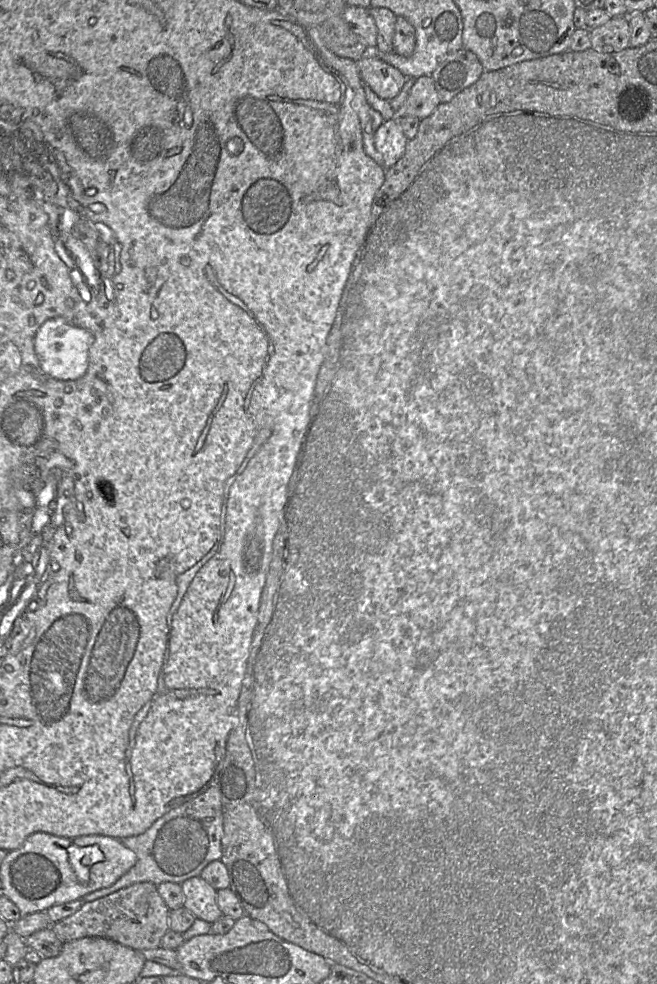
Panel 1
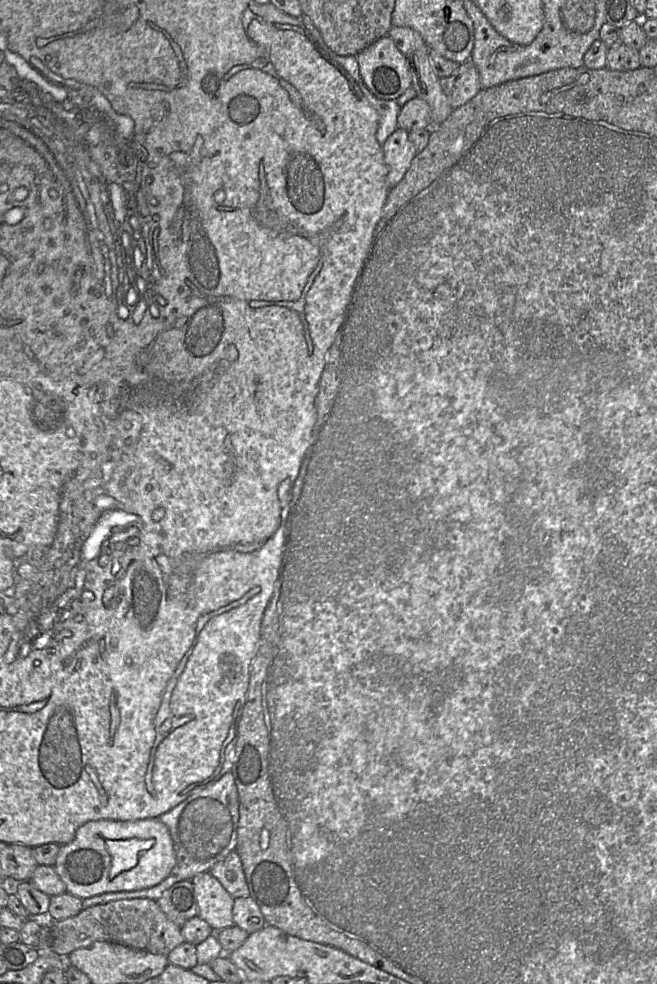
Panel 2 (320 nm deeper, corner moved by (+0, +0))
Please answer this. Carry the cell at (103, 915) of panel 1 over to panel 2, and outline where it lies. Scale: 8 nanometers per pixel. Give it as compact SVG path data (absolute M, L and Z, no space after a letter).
M149 898L115 900L82 909L77 915L50 921L49 950L61 956L87 947L96 941L107 941L130 948L167 956L185 940L181 927L173 923L160 909L157 901Z

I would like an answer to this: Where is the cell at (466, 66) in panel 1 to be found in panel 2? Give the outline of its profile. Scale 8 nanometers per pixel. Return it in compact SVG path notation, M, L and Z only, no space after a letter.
M470 60L461 63L453 74L440 78L439 81L453 108L465 104L482 89L480 87L479 73Z

